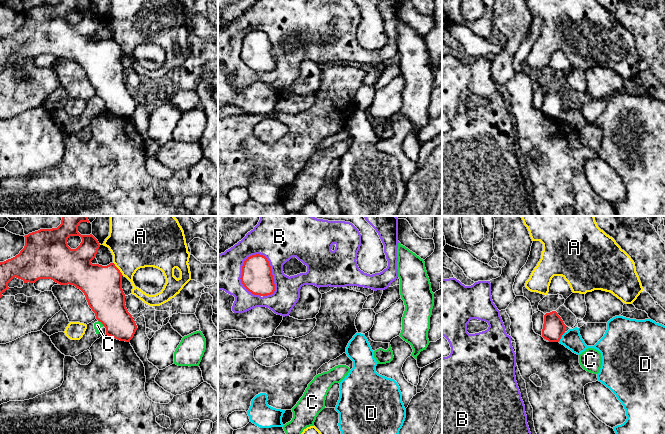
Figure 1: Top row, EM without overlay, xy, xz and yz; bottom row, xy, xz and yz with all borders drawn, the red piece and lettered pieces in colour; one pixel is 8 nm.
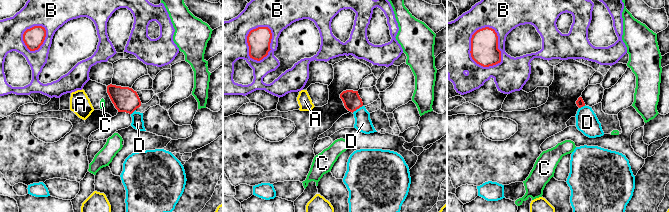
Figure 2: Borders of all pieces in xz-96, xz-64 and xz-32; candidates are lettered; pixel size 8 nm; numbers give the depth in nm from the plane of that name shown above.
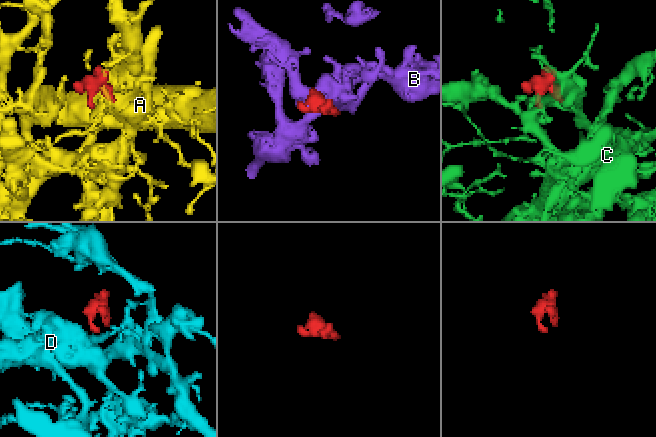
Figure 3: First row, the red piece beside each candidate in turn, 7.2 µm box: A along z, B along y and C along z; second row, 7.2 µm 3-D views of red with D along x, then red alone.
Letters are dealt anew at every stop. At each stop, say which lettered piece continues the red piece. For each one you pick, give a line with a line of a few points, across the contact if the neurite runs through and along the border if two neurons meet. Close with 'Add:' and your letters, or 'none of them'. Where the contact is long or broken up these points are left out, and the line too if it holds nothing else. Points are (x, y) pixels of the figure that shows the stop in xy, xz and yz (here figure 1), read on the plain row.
Add: none of them

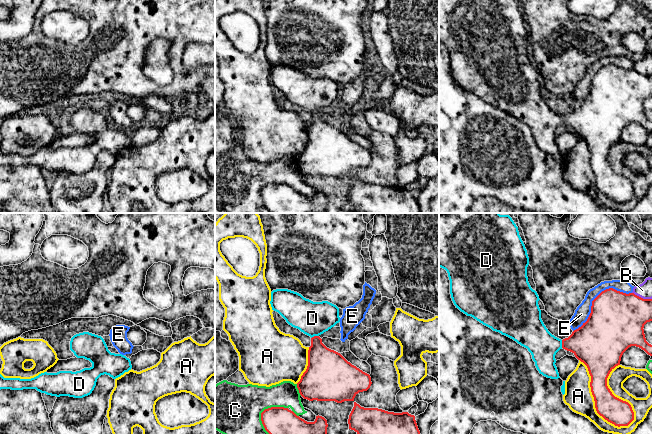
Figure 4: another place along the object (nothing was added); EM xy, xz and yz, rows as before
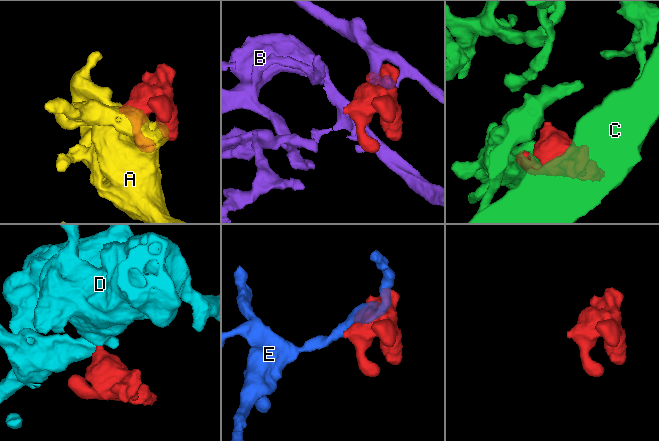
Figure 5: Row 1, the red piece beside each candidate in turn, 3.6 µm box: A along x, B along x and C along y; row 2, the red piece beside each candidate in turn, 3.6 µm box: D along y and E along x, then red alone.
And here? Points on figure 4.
D: xz (325, 141), (318, 130), (314, 112), (312, 94)
Add: D

